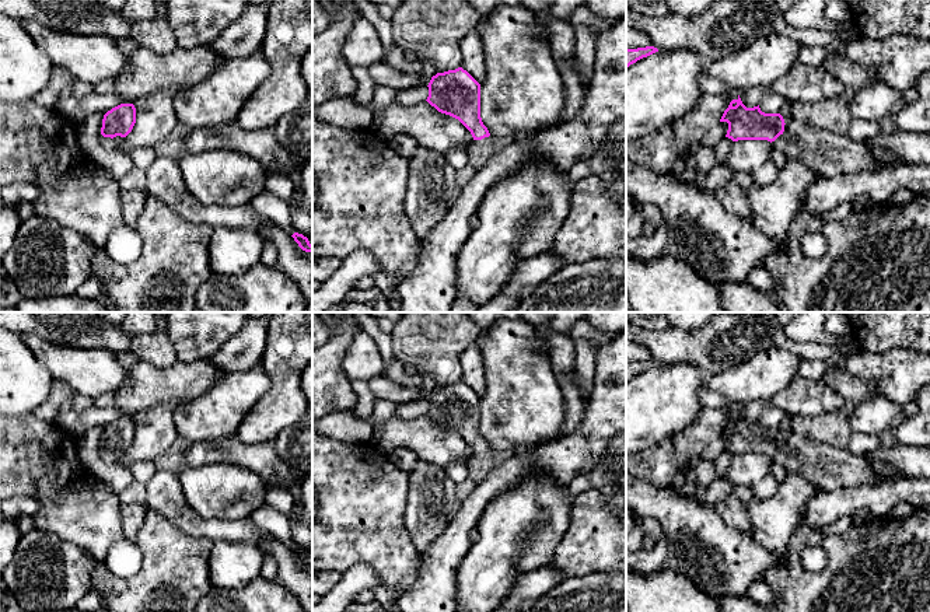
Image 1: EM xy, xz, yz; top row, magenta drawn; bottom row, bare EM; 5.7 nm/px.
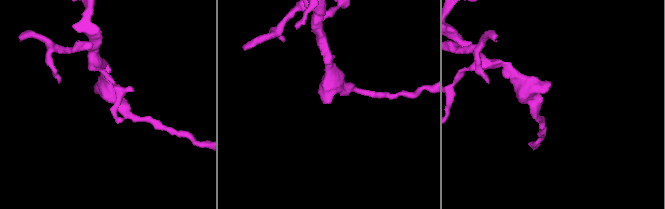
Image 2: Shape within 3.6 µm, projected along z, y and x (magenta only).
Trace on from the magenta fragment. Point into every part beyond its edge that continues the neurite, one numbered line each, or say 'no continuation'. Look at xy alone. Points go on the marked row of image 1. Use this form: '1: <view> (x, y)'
1: xy (108, 143)

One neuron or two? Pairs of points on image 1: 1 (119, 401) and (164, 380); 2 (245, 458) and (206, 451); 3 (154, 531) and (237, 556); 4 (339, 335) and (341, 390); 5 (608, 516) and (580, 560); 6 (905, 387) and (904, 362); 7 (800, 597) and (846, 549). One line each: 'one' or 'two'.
1: one
2: one
3: two
4: one
5: one
6: one
7: one

